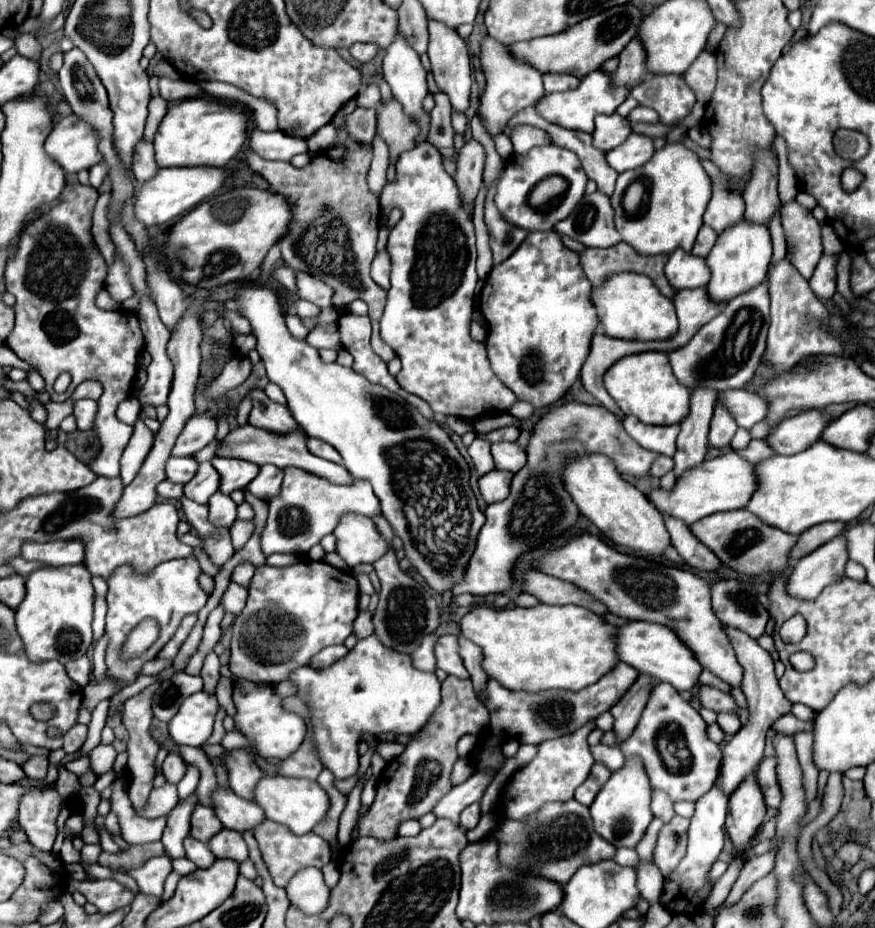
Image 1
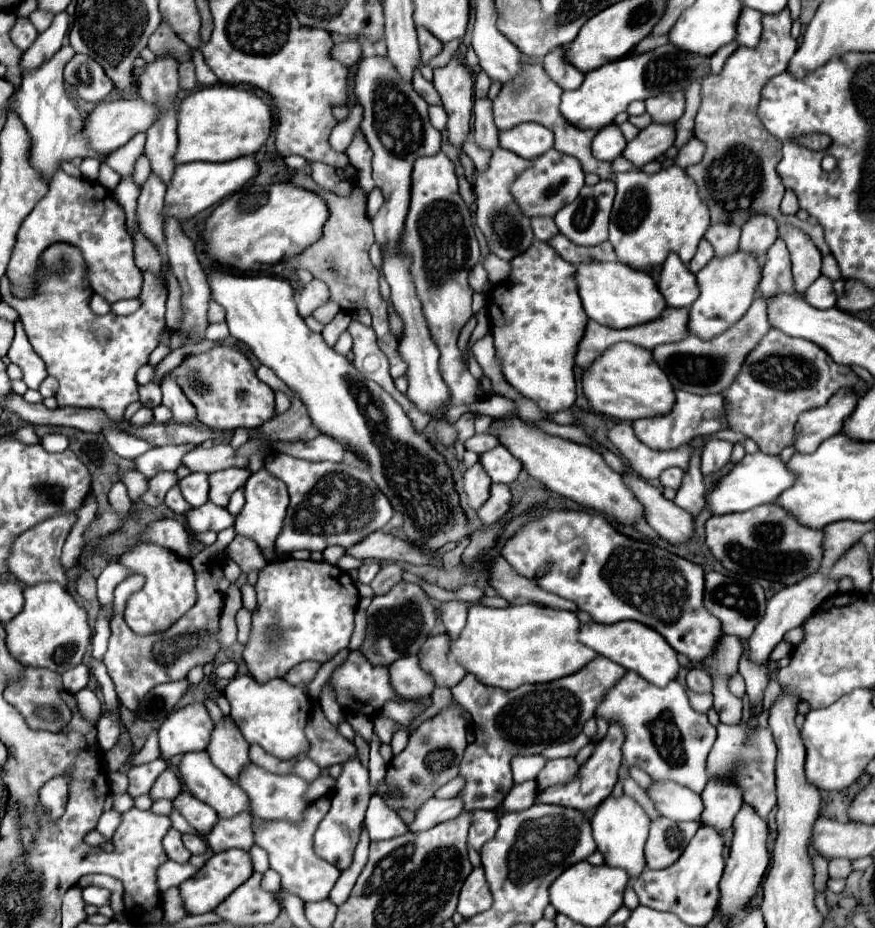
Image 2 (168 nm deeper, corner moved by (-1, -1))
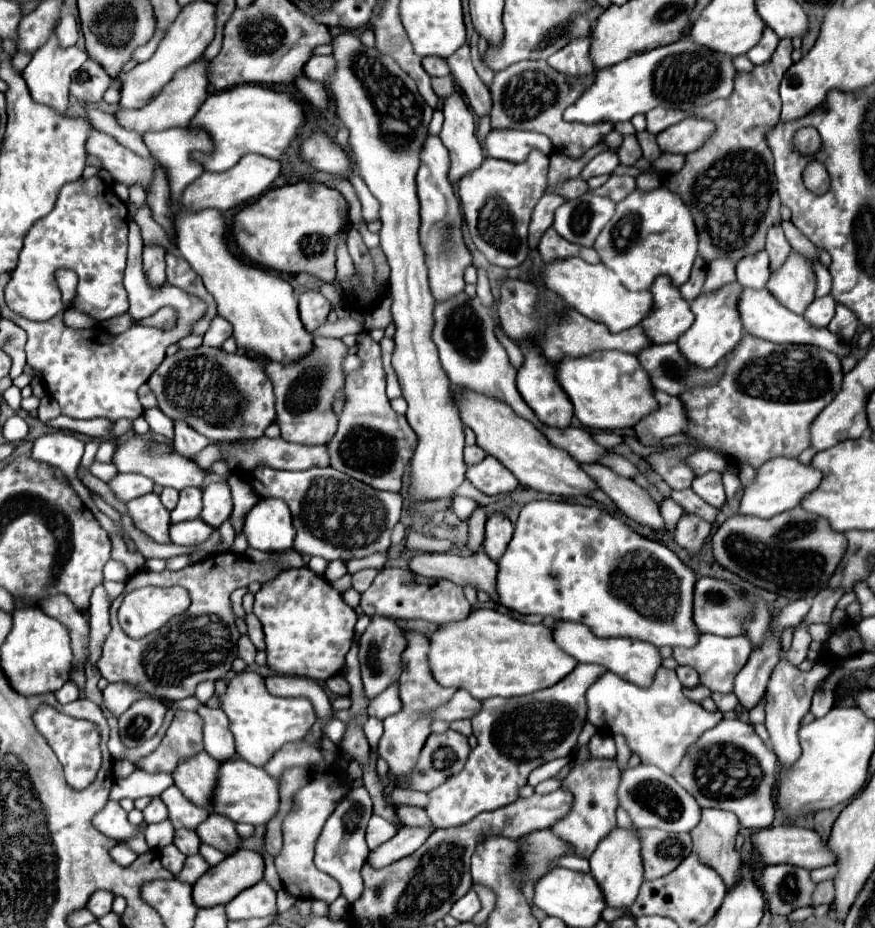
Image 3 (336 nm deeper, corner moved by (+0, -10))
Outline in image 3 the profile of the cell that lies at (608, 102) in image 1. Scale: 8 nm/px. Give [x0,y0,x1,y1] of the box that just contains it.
[564,39,736,123]

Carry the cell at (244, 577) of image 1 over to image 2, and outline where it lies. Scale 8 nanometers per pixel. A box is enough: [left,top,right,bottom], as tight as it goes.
[241,582,257,610]

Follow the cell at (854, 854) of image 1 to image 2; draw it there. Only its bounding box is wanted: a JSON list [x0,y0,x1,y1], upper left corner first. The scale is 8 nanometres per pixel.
[829,858,851,878]

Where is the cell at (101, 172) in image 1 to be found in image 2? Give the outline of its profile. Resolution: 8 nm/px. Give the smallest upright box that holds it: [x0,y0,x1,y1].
[105,132,145,178]

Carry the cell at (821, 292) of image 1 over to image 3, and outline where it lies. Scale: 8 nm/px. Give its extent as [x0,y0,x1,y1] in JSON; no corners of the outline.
[804,295,836,327]

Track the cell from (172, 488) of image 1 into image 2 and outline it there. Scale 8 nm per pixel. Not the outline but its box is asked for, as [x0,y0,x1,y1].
[121,472,149,502]

